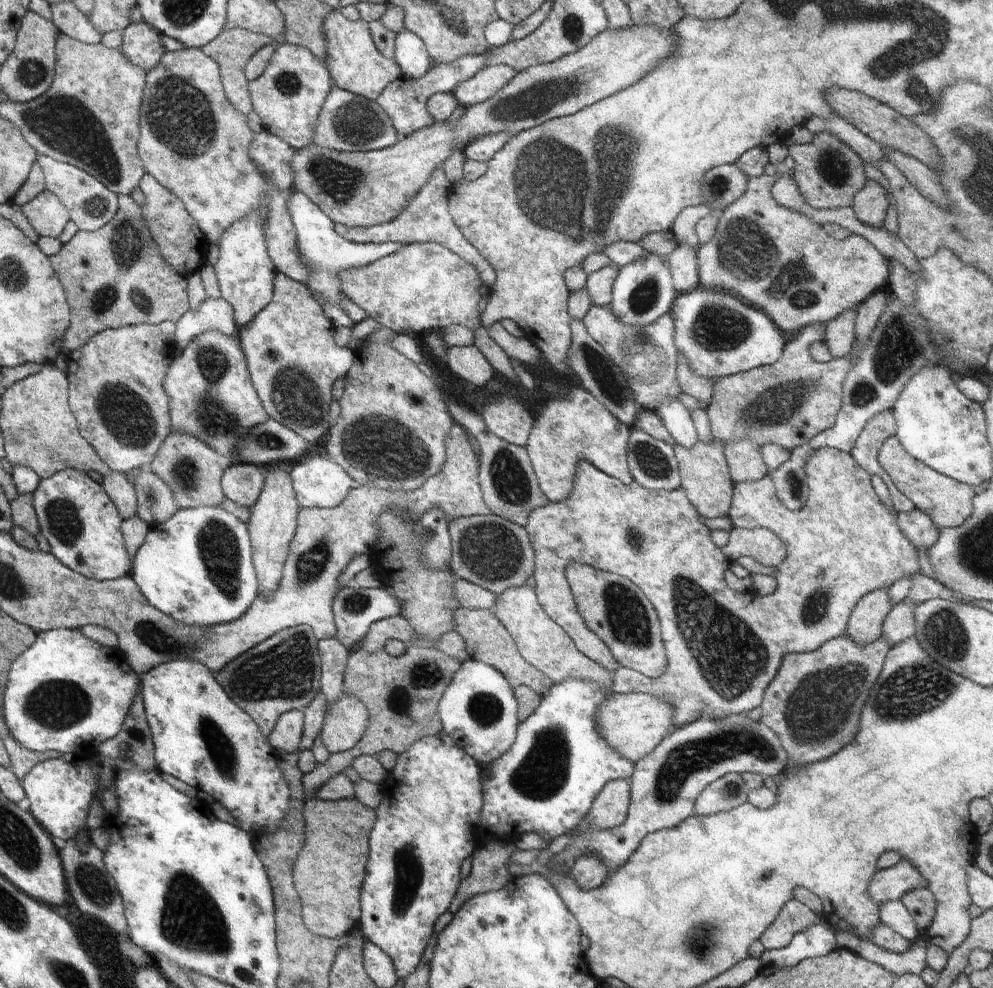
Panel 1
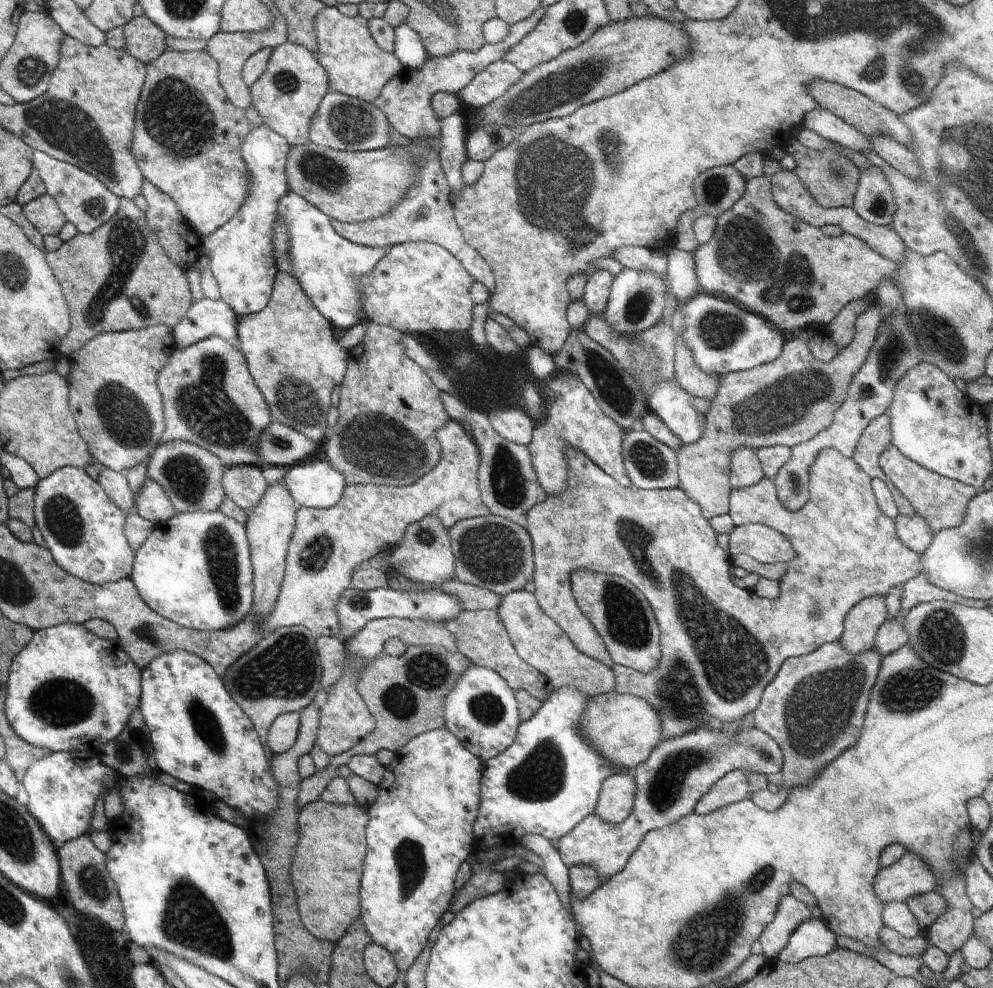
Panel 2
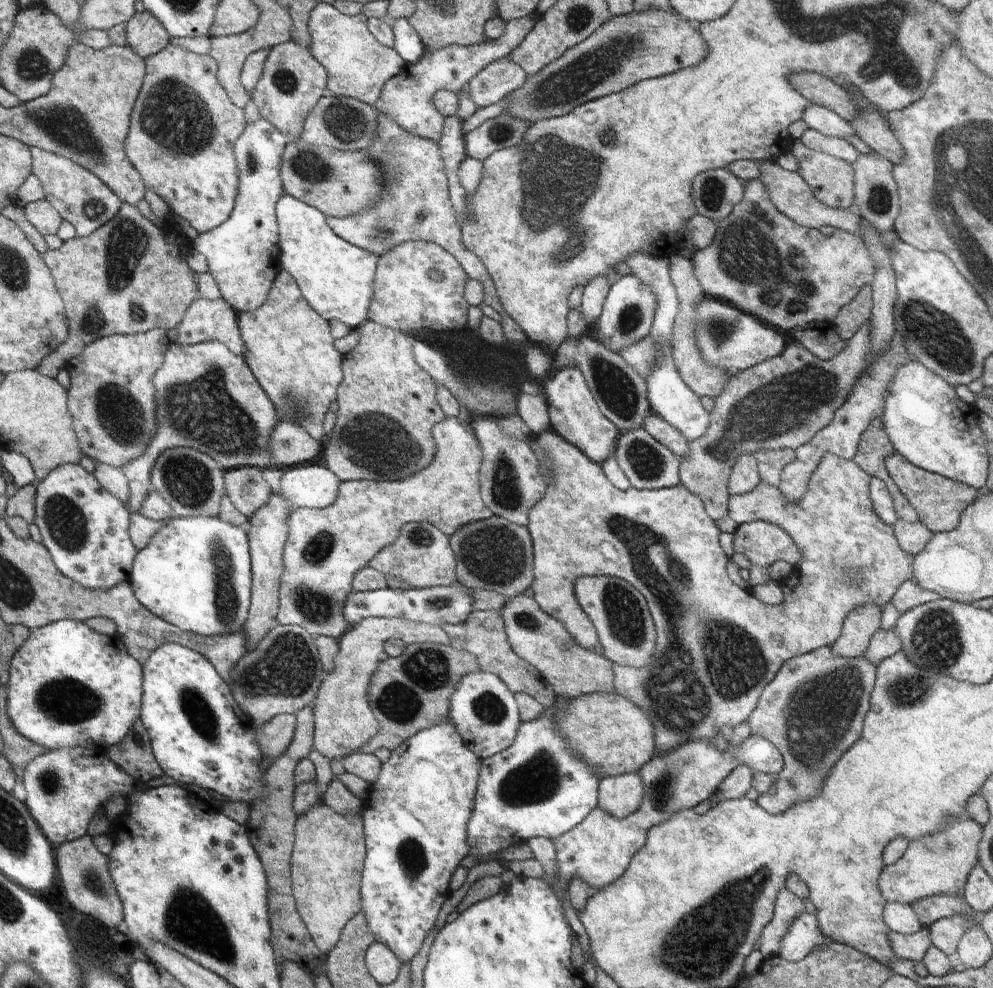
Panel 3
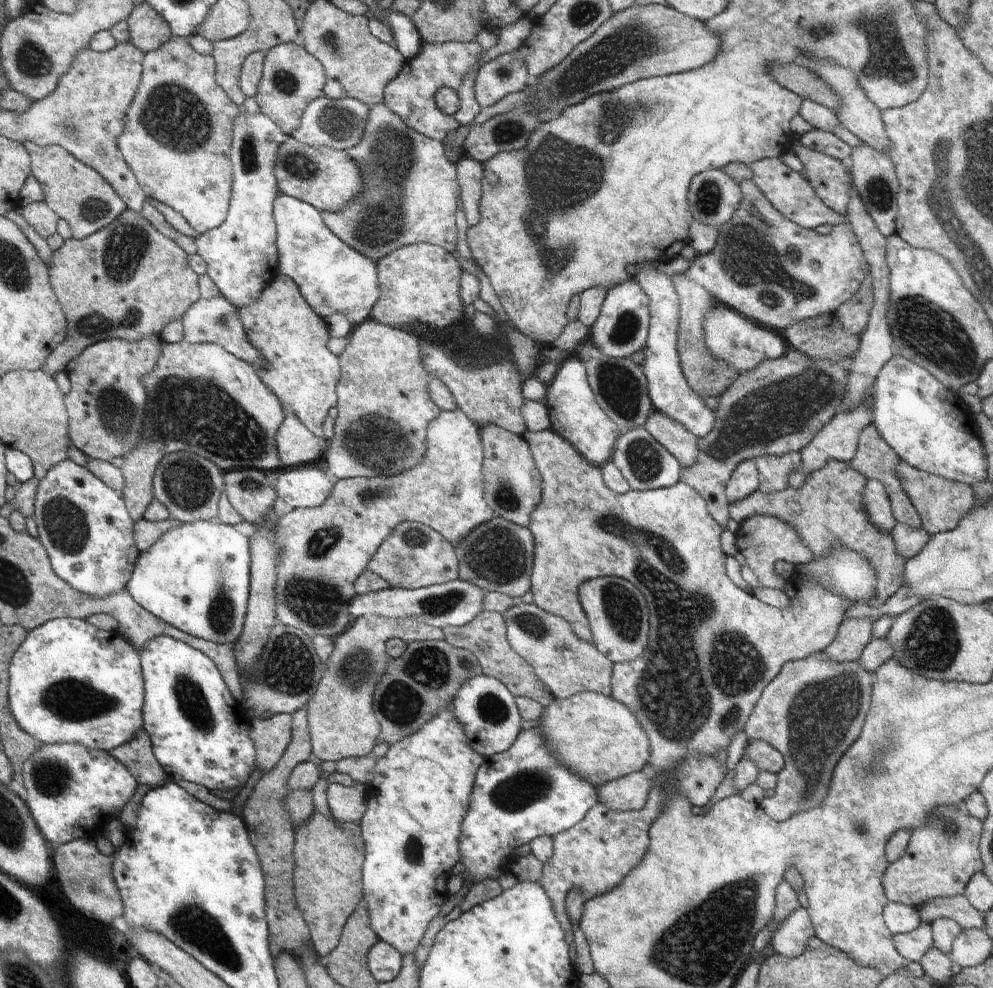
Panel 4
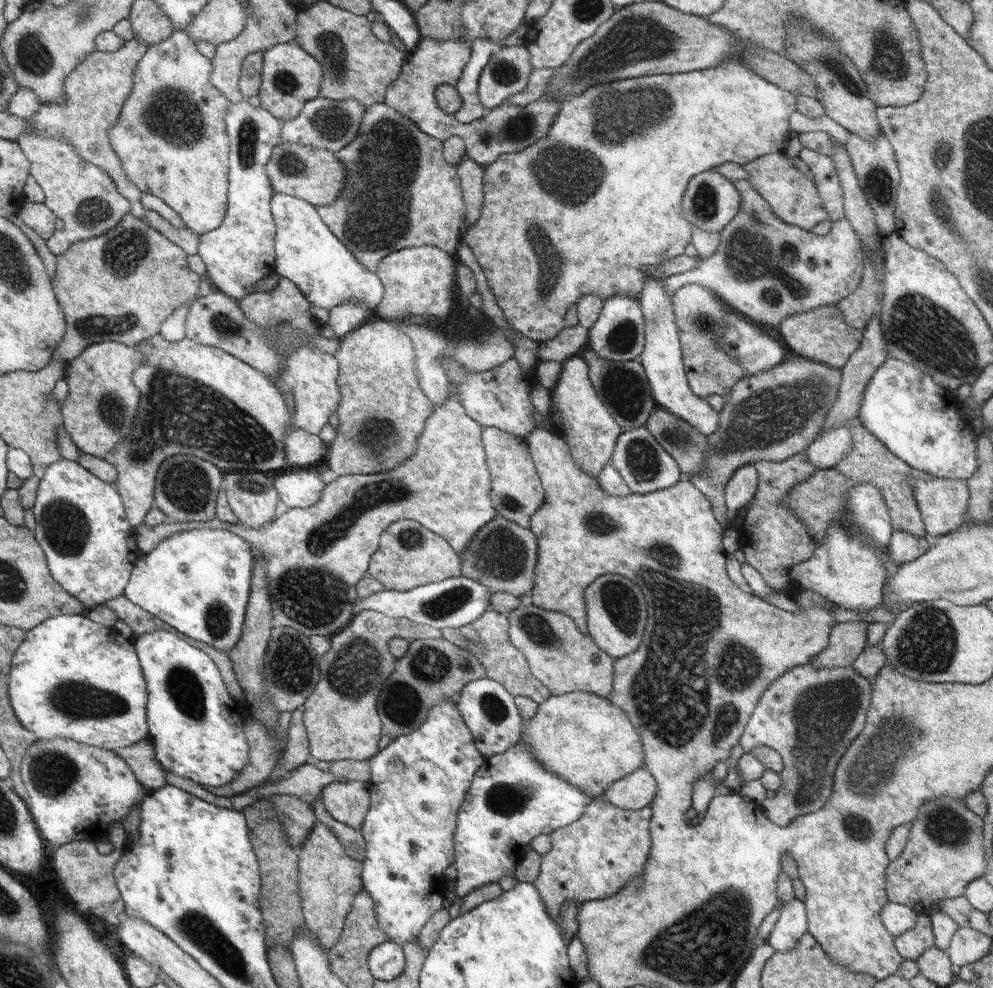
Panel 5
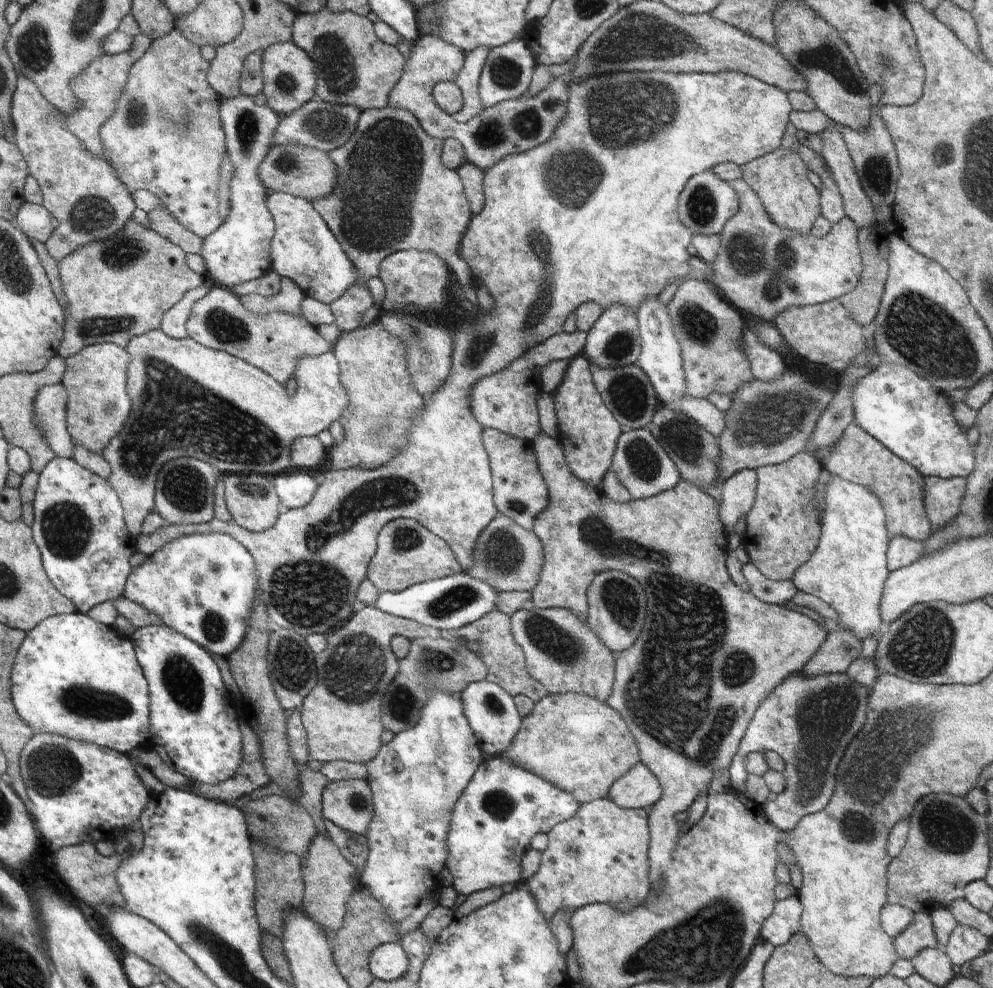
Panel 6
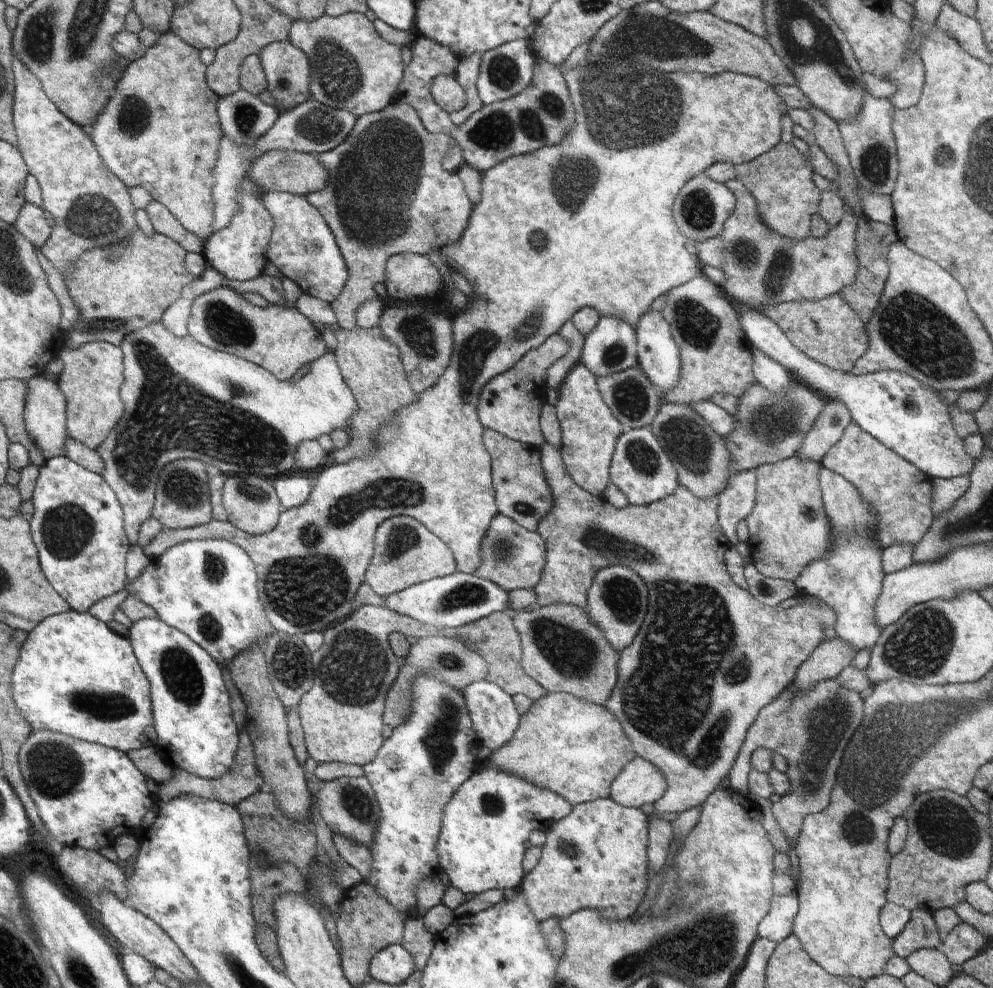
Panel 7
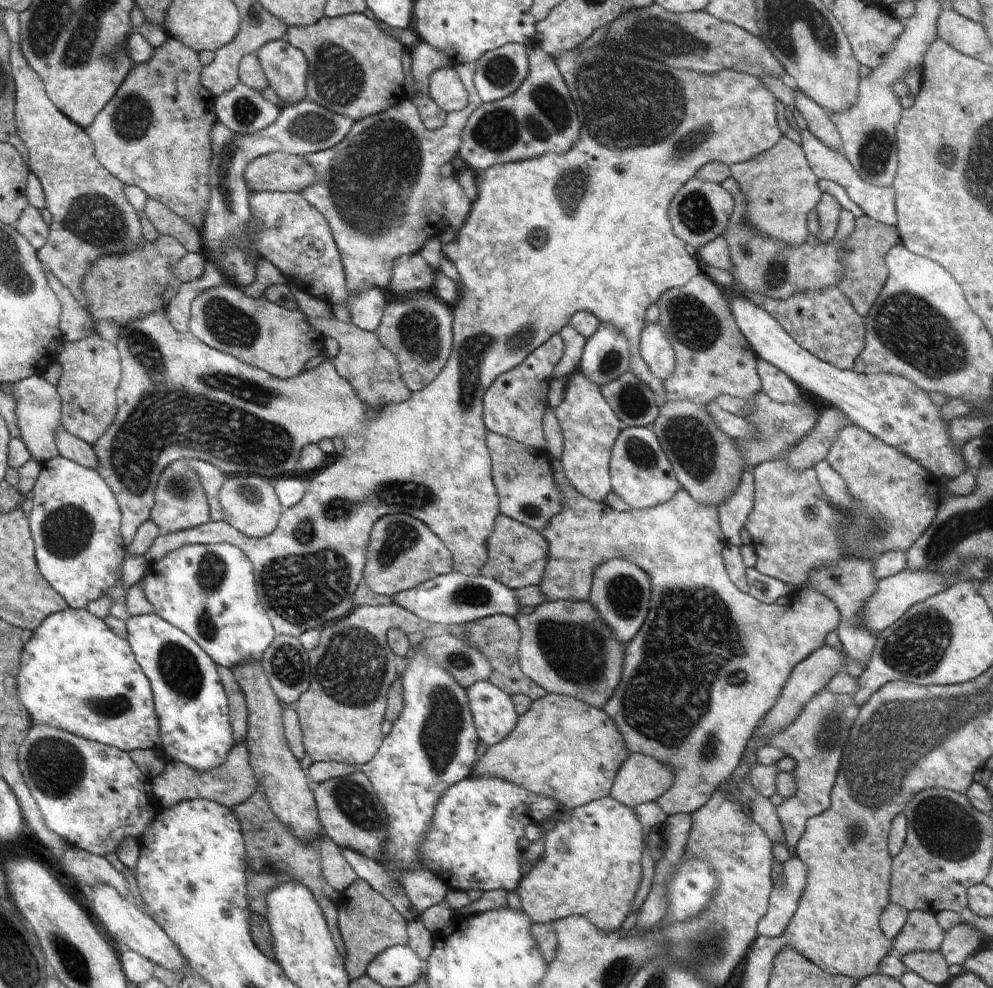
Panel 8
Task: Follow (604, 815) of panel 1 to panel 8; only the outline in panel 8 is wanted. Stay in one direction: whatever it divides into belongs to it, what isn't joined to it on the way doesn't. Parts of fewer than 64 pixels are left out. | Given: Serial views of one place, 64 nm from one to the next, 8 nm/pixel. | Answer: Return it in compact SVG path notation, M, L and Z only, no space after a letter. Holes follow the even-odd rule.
M631 753L616 774L610 797L633 808L643 802L654 802L673 783L671 767L642 753Z

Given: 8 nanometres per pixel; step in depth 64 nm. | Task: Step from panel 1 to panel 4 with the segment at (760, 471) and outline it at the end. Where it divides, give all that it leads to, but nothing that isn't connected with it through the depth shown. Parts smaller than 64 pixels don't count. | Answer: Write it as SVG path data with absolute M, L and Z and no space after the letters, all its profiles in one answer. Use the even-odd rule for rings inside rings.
M754 460L740 462L725 489L727 502L738 502L742 498L746 499L746 496L752 496L759 485L759 473Z

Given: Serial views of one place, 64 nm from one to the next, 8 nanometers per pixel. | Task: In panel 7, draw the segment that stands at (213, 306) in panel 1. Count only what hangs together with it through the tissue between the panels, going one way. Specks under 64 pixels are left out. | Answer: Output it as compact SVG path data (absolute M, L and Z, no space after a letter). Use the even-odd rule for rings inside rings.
M226 285L196 297L187 329L196 342L257 364L279 381L289 381L301 366L328 351L320 330L294 307L268 304L260 308Z

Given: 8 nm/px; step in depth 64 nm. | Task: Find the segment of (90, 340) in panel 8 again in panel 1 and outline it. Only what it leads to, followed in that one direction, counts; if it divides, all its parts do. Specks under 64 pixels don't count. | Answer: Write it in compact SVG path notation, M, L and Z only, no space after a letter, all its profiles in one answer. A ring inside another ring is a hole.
M168 321L158 325L140 324L107 329L90 338L82 348L67 354L70 411L76 418L80 436L94 448L94 452L111 471L126 475L126 472L149 467L158 448L172 431L168 396L162 382L177 350L175 329L175 322Z

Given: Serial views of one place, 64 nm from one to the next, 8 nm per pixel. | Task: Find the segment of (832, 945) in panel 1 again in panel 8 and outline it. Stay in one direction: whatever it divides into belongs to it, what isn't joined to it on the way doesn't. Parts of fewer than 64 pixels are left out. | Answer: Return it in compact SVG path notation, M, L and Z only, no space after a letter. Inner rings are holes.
M795 856L783 864L784 884L772 887L767 912L757 922L757 934L774 939L780 937L793 919L802 891L807 883L807 868Z

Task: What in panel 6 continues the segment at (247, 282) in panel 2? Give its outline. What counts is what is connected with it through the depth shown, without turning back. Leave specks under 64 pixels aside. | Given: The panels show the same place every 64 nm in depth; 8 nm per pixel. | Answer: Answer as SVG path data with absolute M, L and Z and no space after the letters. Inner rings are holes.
M242 94L235 99L223 99L219 113L225 132L227 152L234 167L229 182L230 208L227 210L224 222L212 234L203 238L199 255L204 259L207 275L213 279L216 286L232 291L237 285L260 278L271 270L271 240L276 228L272 213L267 207L269 192L258 174L258 167L270 147L274 145L273 136L281 118L270 107L256 104L251 97Z

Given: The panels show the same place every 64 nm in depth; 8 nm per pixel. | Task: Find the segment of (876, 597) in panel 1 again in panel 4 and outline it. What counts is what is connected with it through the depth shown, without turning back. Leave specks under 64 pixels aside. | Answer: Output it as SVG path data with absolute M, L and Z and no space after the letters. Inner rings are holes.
M843 620L836 632L836 638L824 651L824 656L838 664L858 661L872 639L872 624L872 620Z

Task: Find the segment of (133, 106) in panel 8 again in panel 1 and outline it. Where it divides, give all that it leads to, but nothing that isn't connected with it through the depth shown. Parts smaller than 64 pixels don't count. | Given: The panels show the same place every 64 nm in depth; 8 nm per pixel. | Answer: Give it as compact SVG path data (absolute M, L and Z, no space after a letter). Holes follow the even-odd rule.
M201 49L164 52L156 68L146 74L138 122L140 137L136 148L144 172L153 176L162 188L178 196L209 245L216 245L222 232L232 226L232 222L244 218L252 210L258 210L266 220L266 247L277 273L302 284L308 282L306 264L296 250L296 232L288 214L288 200L294 189L276 190L268 184L260 168L256 168L248 154L252 144L250 140L254 139L255 134L248 127L246 114L238 112L228 101L218 64L210 56L206 56Z

